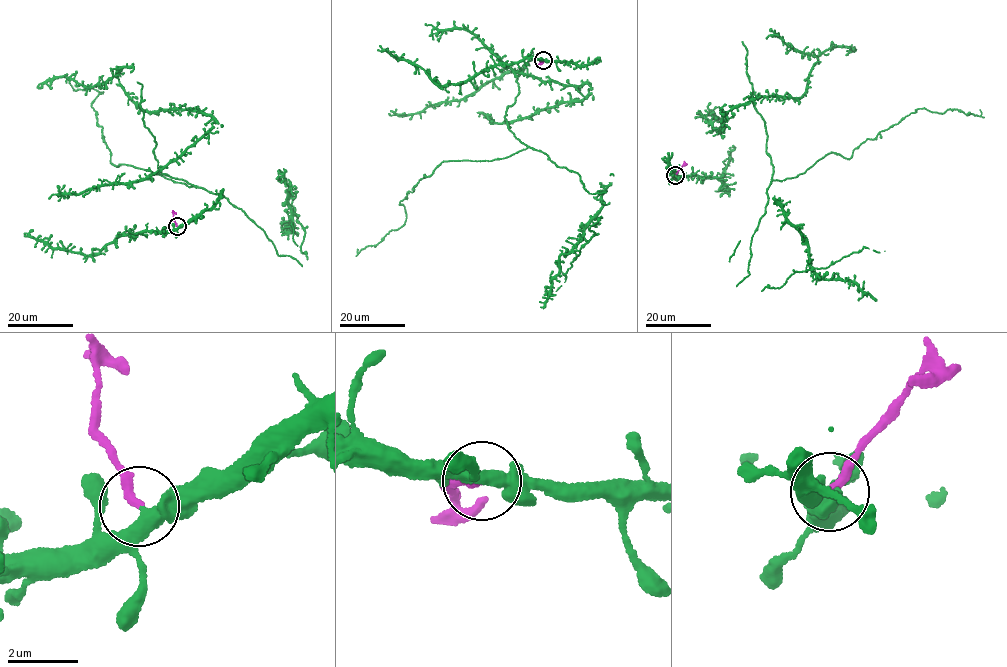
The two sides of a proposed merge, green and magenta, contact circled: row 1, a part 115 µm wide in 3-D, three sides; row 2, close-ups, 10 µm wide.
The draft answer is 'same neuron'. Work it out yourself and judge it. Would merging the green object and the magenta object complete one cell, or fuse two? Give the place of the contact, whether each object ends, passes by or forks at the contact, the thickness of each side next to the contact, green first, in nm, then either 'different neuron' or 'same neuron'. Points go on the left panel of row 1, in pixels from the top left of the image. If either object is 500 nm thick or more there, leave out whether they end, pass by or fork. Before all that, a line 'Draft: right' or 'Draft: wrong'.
Draft: wrong
place (177, 226); green passes by; magenta ends; calibres 360 and 260 nm; different neuron

